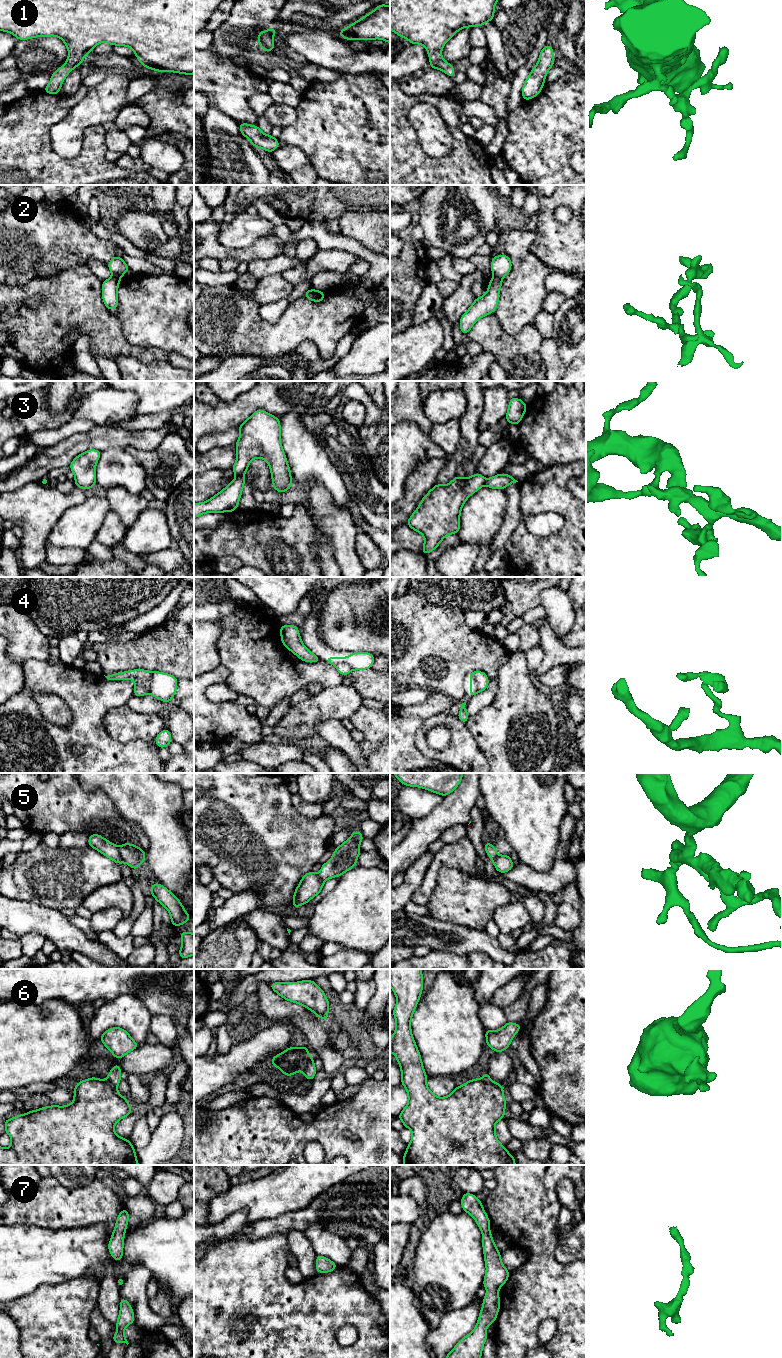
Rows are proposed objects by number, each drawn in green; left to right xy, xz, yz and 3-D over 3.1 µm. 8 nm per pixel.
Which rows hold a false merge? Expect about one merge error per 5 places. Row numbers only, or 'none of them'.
2, 3, 4, 5, 6

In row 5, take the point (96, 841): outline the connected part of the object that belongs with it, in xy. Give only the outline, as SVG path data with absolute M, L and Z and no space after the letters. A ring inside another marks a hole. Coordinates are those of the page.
M91 834L88 839L88 844L90 847L96 849L109 859L113 860L115 863L120 865L122 862L124 862L119 848L101 835Z

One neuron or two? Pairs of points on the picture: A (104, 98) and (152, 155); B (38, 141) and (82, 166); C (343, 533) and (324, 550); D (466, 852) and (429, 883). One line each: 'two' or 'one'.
A: two
B: one
C: two
D: one

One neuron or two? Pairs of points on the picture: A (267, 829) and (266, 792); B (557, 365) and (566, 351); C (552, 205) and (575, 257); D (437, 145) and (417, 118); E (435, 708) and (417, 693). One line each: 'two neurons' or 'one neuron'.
A: one neuron
B: two neurons
C: one neuron
D: one neuron
E: two neurons

